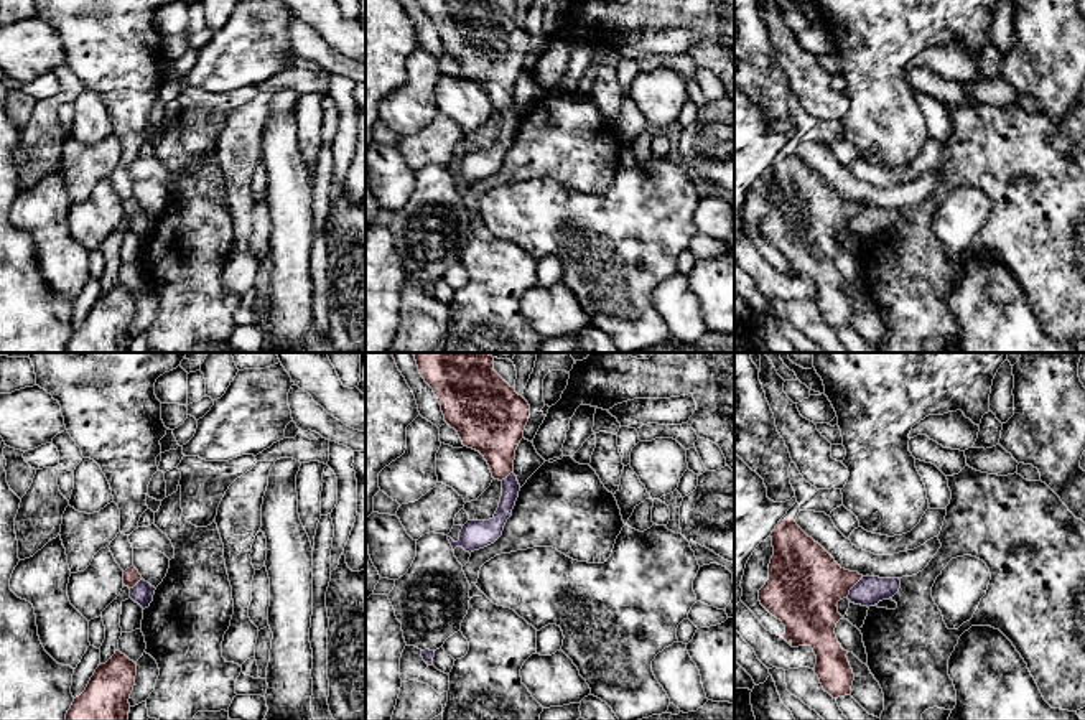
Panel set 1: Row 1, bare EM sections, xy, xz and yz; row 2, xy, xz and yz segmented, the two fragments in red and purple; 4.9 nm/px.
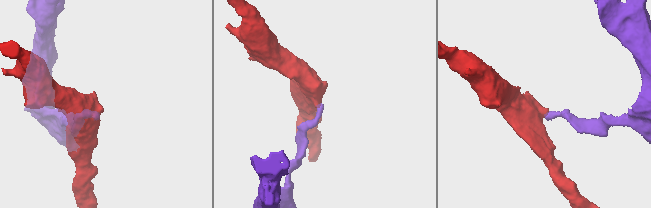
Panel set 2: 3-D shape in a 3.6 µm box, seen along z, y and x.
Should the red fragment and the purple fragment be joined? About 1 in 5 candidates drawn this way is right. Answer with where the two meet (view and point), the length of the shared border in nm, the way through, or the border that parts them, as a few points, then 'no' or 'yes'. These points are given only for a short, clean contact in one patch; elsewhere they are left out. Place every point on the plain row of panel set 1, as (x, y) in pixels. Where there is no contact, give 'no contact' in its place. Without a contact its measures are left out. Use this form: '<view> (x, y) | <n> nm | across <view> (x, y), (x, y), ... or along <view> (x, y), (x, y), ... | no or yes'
yz (853, 216) | 130 nm | along yz (863, 208), (847, 228) | no

